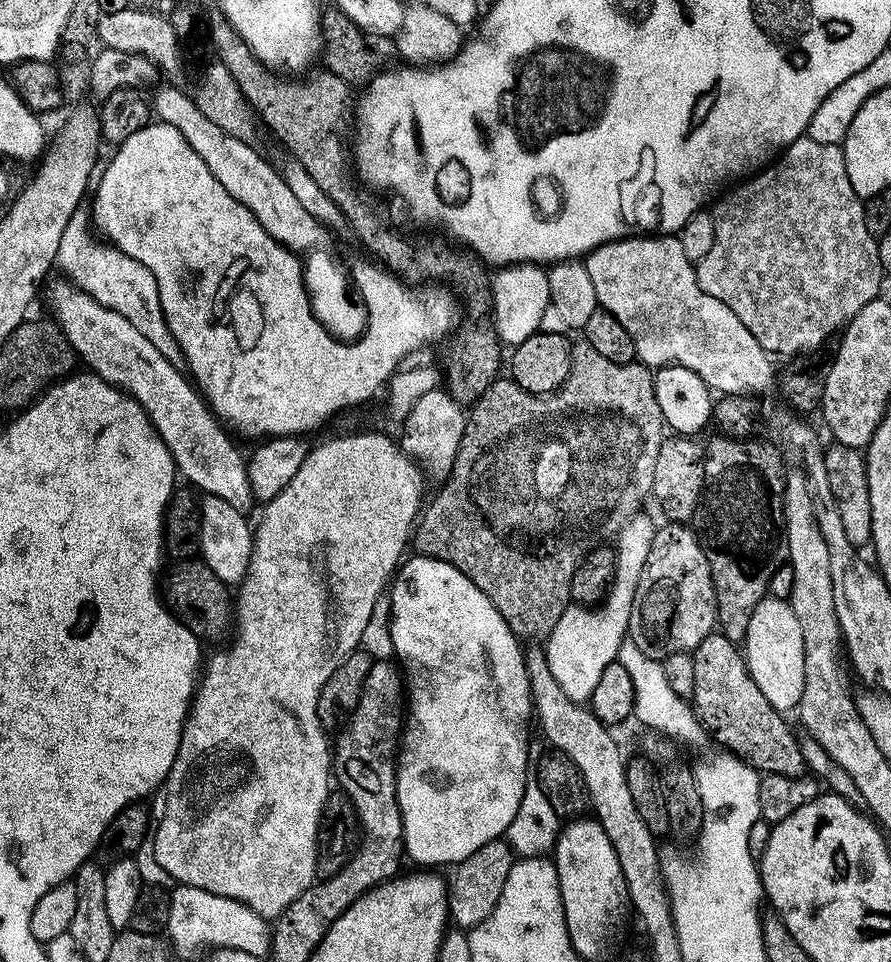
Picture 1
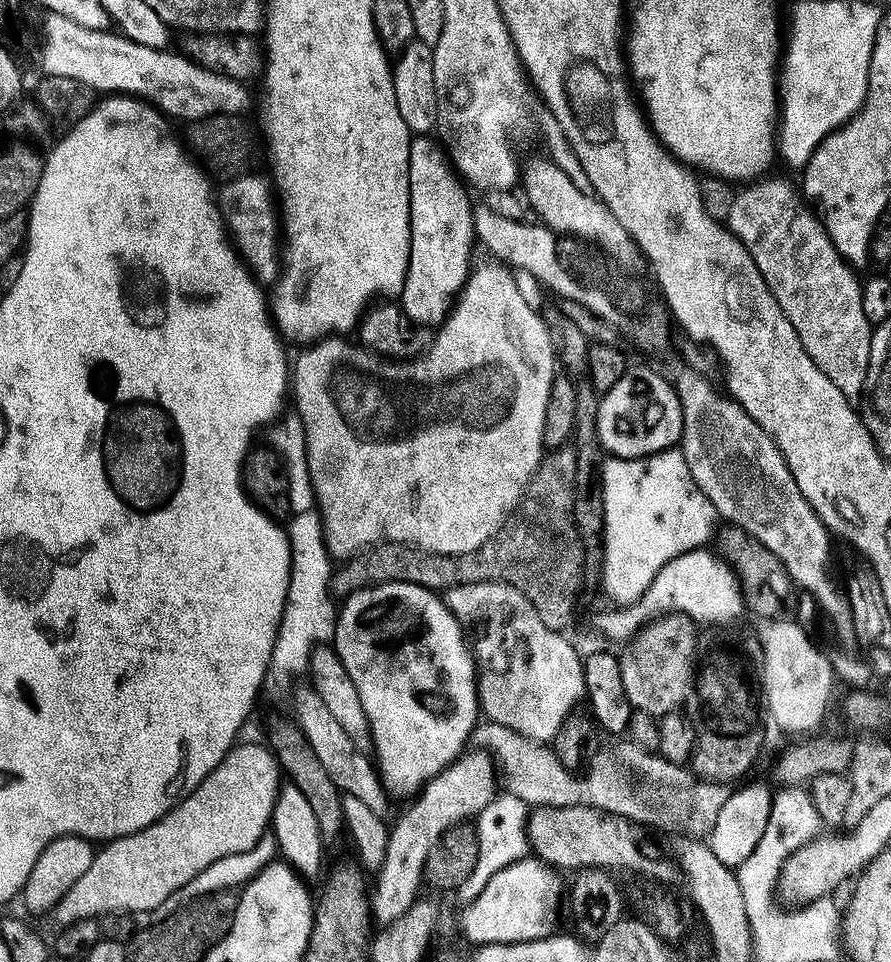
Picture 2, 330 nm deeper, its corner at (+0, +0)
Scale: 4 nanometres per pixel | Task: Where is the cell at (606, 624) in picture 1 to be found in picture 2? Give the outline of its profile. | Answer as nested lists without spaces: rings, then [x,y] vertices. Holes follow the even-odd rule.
[[[477,748],[463,753],[425,783],[413,801],[415,804],[389,829],[385,859],[376,872],[376,886],[370,894],[371,915],[379,925],[402,916],[419,897],[426,855],[446,830],[475,819],[490,804],[498,790],[496,784],[498,788],[495,759],[490,752]]]

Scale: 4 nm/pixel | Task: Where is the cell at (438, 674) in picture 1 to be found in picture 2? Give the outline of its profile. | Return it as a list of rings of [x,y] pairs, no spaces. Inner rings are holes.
[[[390,582],[389,584],[375,584],[373,588],[359,588],[357,592],[351,592],[338,608],[334,647],[338,658],[342,662],[342,666],[345,667],[346,674],[350,676],[350,682],[354,684],[354,690],[358,692],[358,698],[362,698],[362,710],[366,710],[366,718],[370,722],[370,730],[372,731],[374,764],[378,769],[379,780],[389,797],[415,797],[427,781],[438,775],[465,751],[466,746],[464,746],[464,743],[467,740],[469,743],[470,737],[478,724],[476,716],[478,720],[478,717],[481,715],[480,699],[476,696],[474,653],[469,641],[466,639],[465,629],[460,621],[457,620],[456,615],[450,611],[447,603],[441,597],[439,600],[436,596],[439,595],[430,588],[414,586],[410,582]]]

